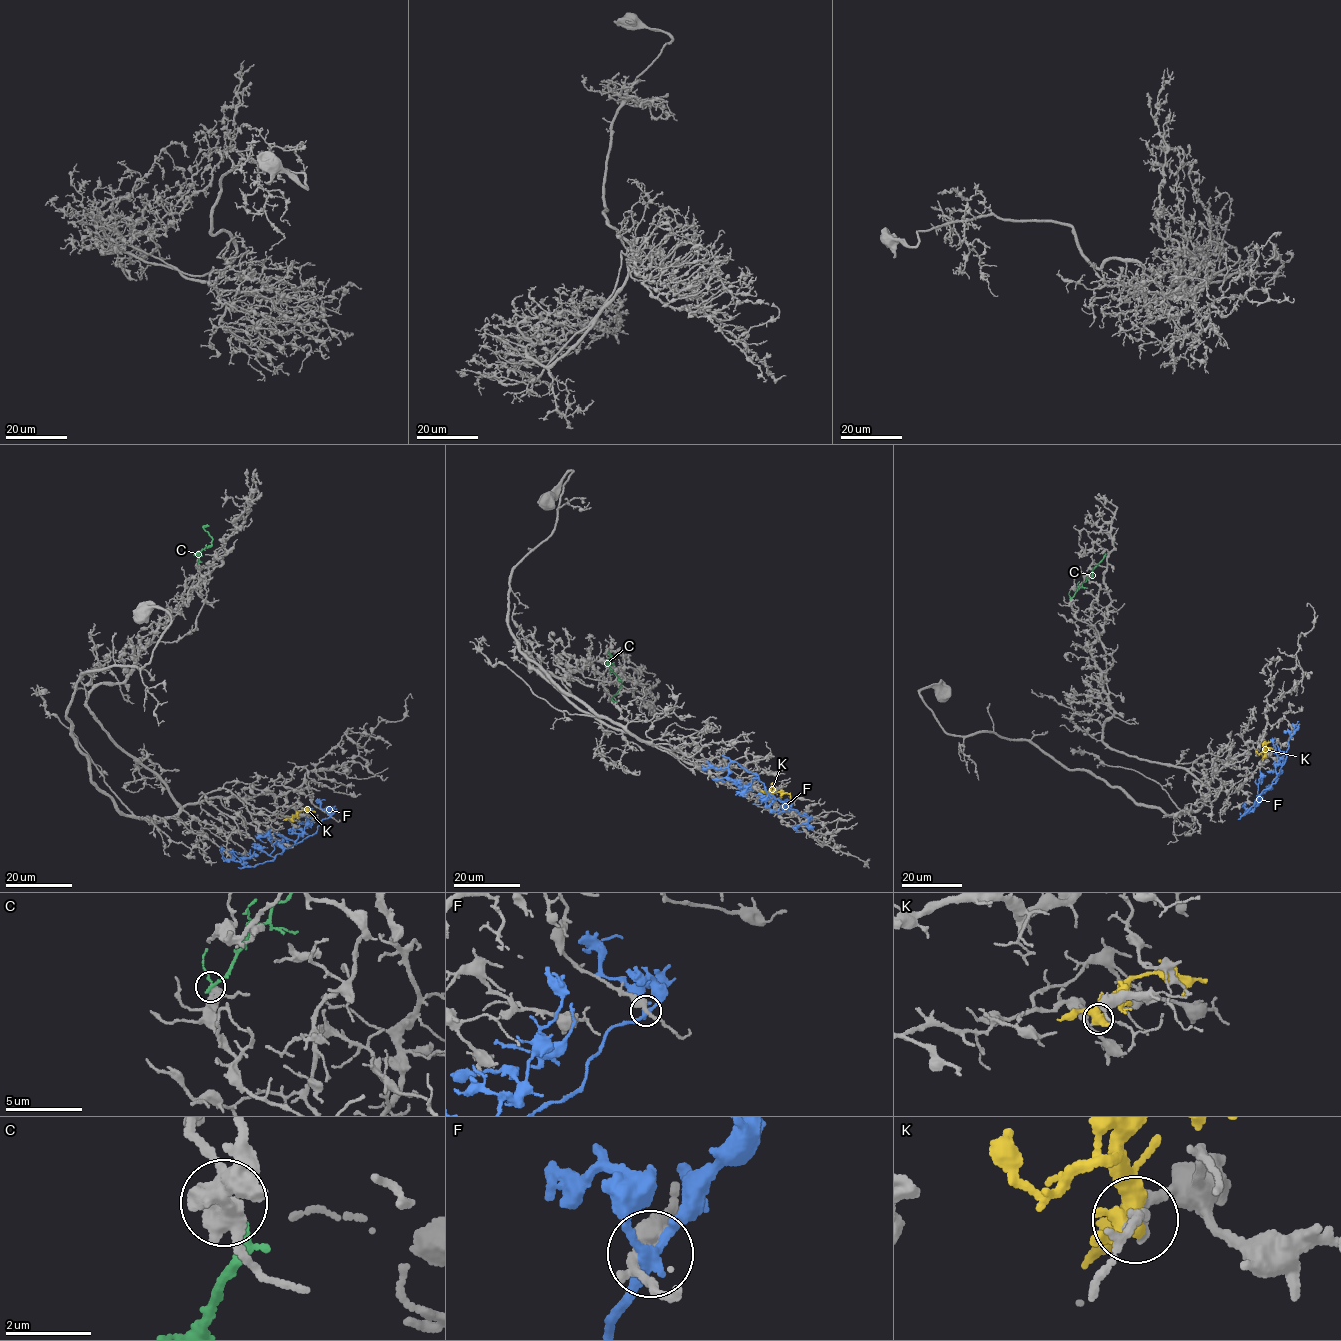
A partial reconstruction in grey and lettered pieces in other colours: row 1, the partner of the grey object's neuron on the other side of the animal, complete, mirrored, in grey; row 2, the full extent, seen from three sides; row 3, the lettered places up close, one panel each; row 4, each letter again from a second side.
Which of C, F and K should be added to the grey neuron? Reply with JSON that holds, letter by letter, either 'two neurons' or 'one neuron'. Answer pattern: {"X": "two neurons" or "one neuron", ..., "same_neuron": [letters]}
{"C": "two neurons", "F": "two neurons", "K": "two neurons", "same_neuron": []}

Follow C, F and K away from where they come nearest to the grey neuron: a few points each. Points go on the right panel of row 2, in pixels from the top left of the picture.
C: (1070, 599), (1106, 553)
F: (1291, 736), (1286, 758), (1272, 784), (1244, 814), (1248, 812), (1243, 802)
K: (1265, 756), (1263, 745), (1270, 742)

